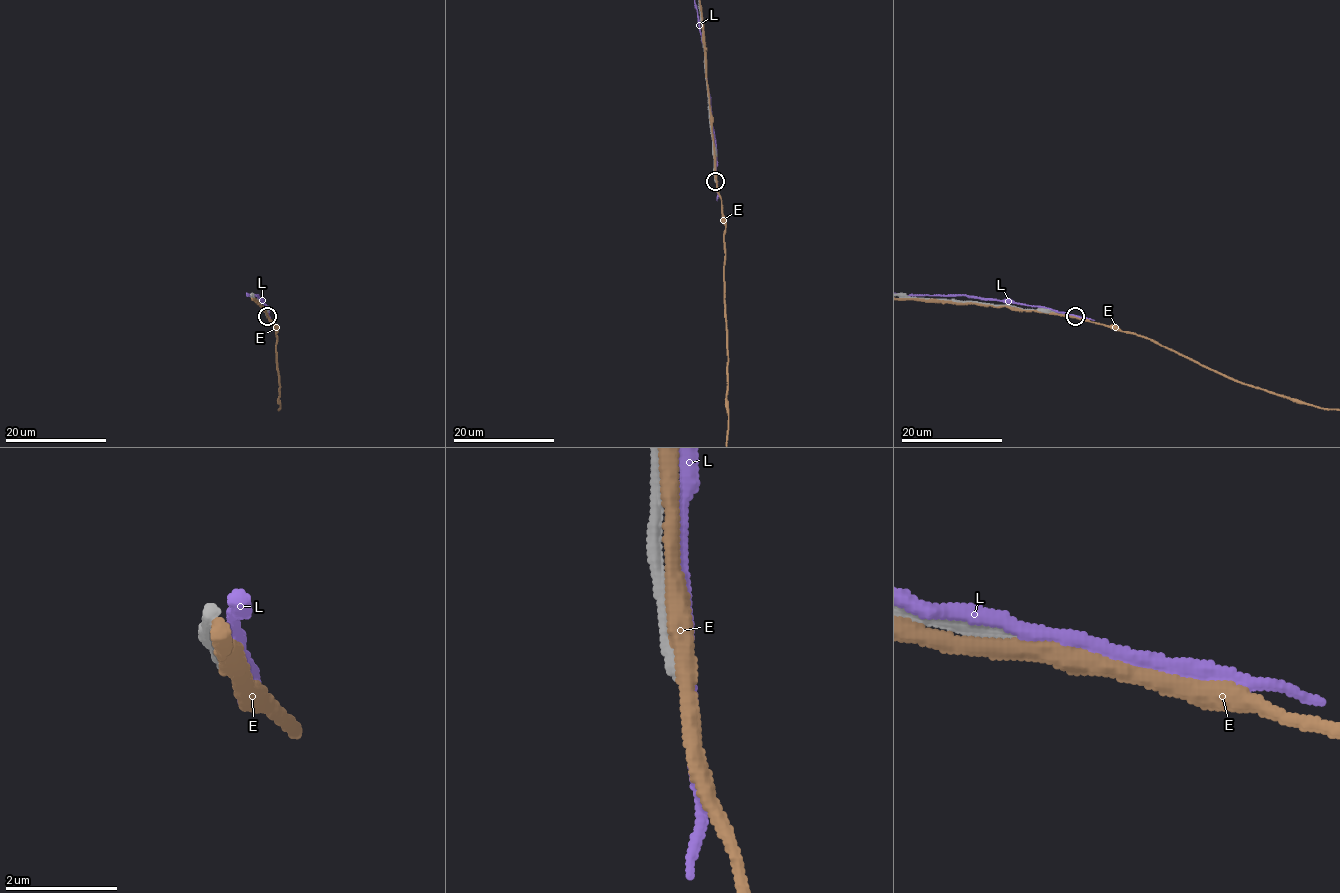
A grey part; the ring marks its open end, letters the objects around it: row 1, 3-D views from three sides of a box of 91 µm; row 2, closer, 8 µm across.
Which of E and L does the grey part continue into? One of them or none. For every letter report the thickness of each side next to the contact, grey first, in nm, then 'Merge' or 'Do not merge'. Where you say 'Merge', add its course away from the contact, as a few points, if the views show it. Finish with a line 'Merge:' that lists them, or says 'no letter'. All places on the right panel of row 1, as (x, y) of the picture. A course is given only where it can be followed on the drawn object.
E: Thickness 400 nm (grey) against 380 nm. Do not merge
L: Thickness 360 nm (grey) against 240 nm. Do not merge
Merge: no letter

